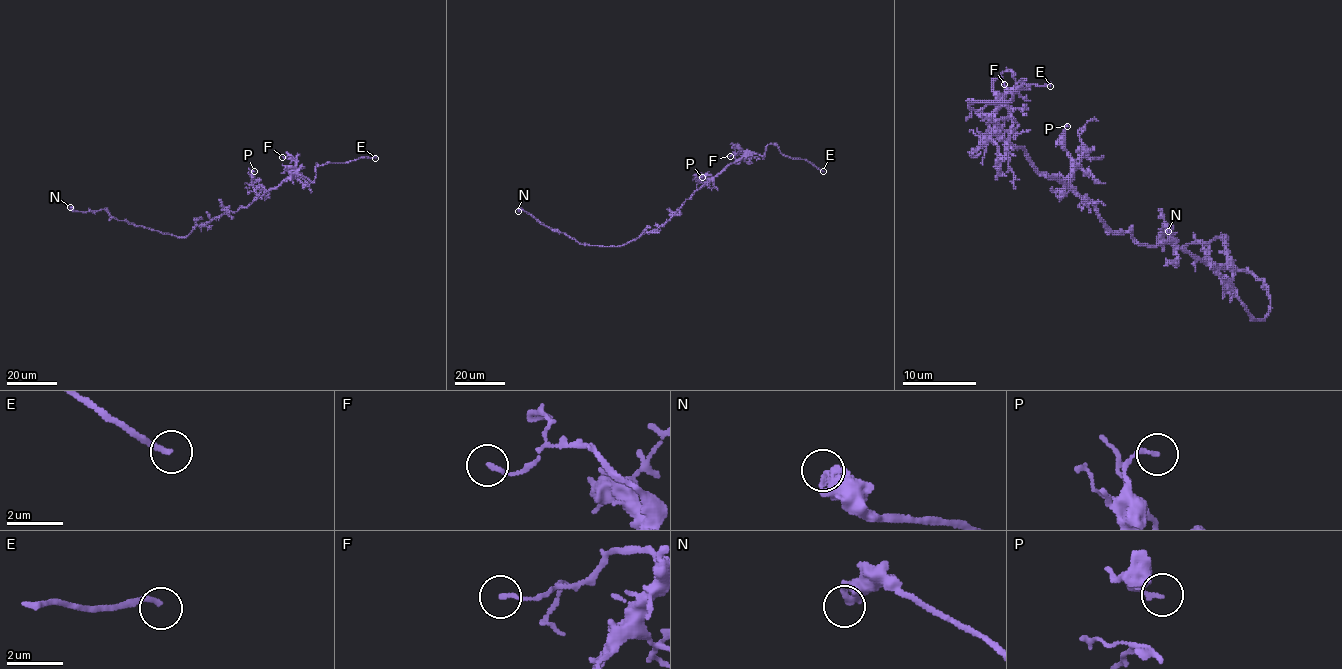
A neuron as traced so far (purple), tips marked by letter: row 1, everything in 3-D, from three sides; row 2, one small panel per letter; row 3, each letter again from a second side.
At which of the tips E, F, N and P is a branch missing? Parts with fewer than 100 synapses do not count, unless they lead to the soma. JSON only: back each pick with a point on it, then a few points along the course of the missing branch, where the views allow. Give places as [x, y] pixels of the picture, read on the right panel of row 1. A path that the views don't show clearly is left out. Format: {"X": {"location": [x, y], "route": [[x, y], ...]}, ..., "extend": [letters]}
{"E": {"location": [1050, 86], "route": [[1050, 86], [1065, 84], [1080, 64], [1080, 71], [1081, 64]]}, "extend": ["E"]}

